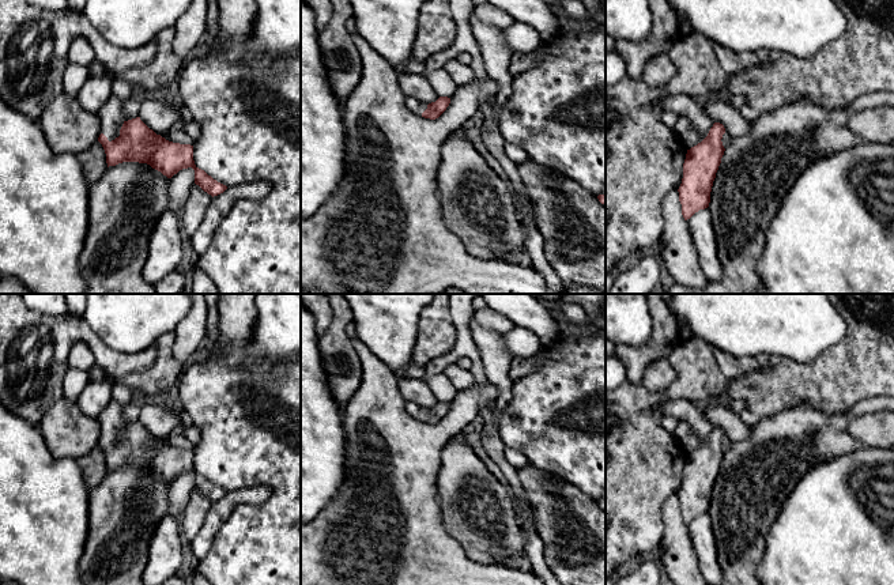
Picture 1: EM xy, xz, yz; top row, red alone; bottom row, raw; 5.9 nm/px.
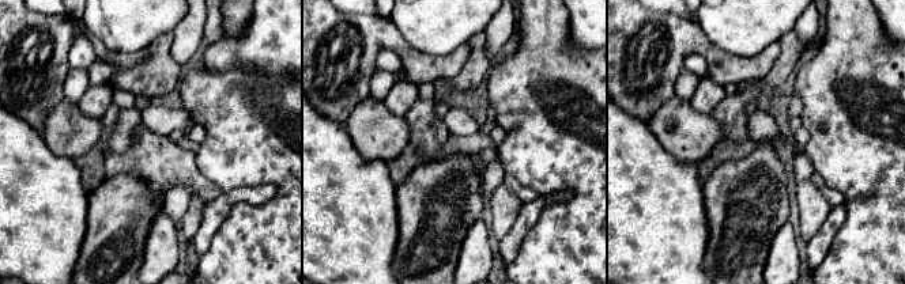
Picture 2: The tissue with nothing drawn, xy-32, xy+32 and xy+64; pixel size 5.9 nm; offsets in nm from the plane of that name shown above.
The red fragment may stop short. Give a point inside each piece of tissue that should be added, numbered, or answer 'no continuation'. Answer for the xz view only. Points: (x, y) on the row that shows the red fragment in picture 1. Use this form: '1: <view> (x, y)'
1: xz (417, 106)

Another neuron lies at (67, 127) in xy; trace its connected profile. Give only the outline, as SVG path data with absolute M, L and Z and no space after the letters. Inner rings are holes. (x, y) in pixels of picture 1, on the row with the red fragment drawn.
M64 91L46 106L38 125L56 152L73 155L88 150L101 135L98 114L84 110L76 97Z

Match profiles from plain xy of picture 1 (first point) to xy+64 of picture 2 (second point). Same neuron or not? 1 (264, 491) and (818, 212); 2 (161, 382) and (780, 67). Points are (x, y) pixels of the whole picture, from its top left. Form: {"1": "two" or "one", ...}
{"1": "two", "2": "one"}

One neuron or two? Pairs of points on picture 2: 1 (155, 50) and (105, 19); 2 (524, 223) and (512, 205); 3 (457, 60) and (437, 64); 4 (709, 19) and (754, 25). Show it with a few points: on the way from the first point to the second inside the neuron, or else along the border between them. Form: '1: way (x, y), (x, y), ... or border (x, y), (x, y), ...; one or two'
1: border (170, 31), (159, 34), (146, 49); two
2: border (523, 204), (515, 223), (500, 241); two
3: way (452, 64), (442, 64); one
4: way (720, 19), (743, 19); one

